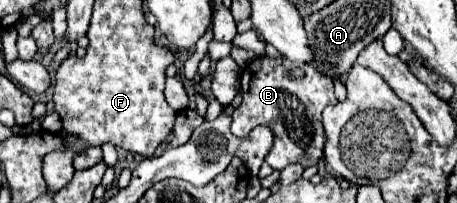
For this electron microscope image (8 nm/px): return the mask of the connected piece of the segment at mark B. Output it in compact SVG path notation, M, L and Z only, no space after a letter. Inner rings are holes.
M255 58L241 72L241 106L233 112L231 132L235 136L247 136L257 124L267 124L275 132L275 144L267 154L265 162L273 170L283 170L287 164L299 162L305 168L317 164L323 154L325 132L321 124L321 112L335 104L337 98L333 94L333 82L325 80L311 64L293 64L285 58ZM289 68L303 68L305 76L293 78L285 72Z

